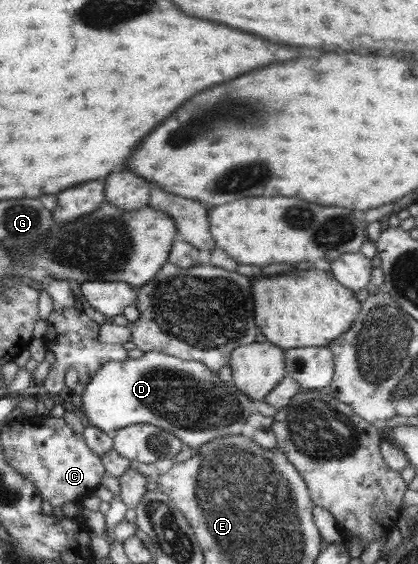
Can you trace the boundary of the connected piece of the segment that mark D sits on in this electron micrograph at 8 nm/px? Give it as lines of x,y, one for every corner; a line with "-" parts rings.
150,352
139,358
108,362
94,374
90,384
84,389
82,407
90,425
94,425
116,436
118,429
136,424
152,424
178,435
183,442
193,448
200,448
207,442
222,436
242,434
248,418
254,414
256,401
236,387
232,379
220,379
206,363
194,359
182,359
160,352

